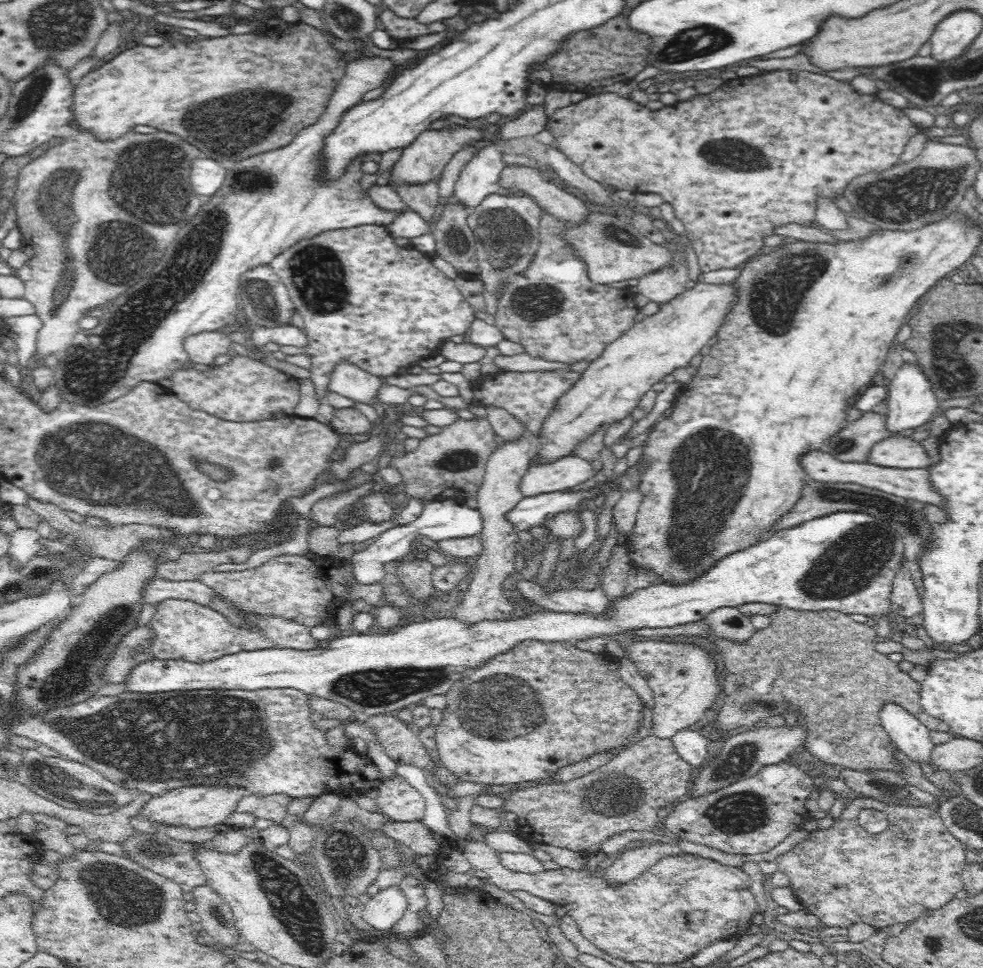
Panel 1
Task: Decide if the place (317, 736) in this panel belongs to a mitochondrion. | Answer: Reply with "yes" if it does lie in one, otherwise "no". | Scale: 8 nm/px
no

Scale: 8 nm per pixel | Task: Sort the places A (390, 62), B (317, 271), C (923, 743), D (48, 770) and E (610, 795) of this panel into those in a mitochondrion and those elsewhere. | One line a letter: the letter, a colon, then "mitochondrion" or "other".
A: other
B: mitochondrion
C: other
D: mitochondrion
E: mitochondrion

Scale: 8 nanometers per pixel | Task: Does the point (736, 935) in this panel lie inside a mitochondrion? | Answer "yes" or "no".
no

